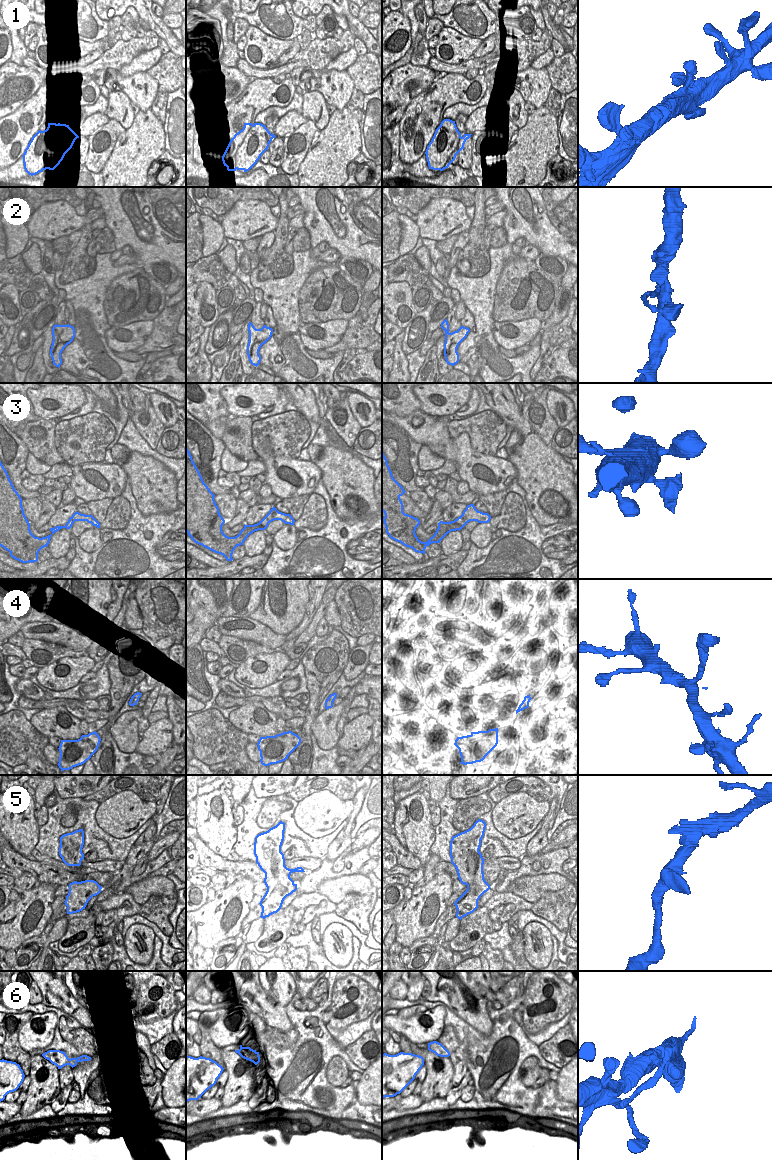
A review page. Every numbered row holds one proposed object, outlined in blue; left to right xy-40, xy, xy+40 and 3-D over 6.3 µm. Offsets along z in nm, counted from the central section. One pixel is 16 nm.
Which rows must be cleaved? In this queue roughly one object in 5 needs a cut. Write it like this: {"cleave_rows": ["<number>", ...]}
{"cleave_rows": []}

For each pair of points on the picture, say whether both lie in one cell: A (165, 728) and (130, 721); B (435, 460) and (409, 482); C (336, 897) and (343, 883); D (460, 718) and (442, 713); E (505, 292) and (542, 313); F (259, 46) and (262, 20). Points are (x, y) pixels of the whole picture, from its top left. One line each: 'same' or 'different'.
A: different
B: different
C: same
D: same
E: same
F: different

